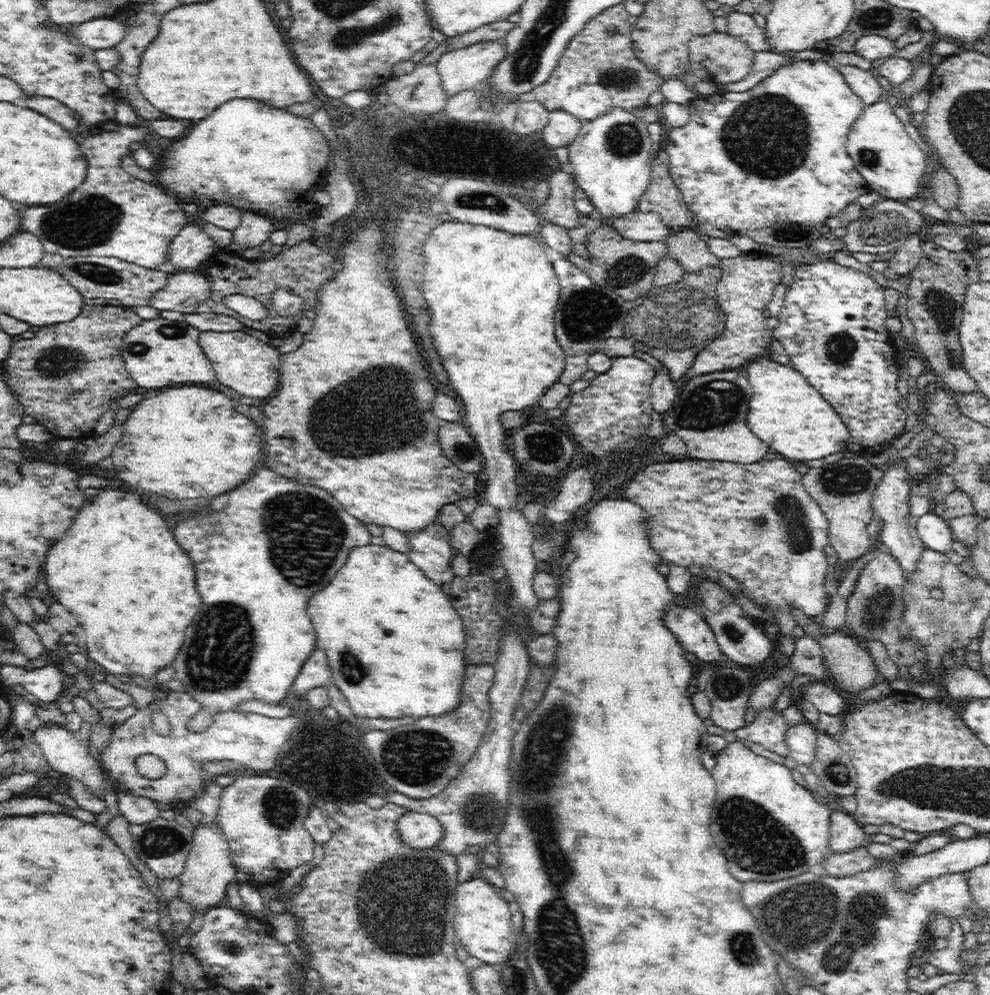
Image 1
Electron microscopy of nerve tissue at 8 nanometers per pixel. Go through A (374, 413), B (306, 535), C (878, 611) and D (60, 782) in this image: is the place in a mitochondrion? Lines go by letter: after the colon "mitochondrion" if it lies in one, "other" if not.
A: mitochondrion
B: mitochondrion
C: mitochondrion
D: other

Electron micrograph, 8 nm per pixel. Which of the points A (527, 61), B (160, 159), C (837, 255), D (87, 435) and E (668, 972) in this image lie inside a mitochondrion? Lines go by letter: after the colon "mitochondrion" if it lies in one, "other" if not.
A: mitochondrion
B: other
C: other
D: other
E: other

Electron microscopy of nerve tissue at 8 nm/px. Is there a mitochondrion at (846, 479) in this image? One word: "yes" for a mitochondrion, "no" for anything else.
yes

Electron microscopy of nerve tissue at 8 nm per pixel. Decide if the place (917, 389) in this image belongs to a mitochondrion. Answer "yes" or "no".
no

